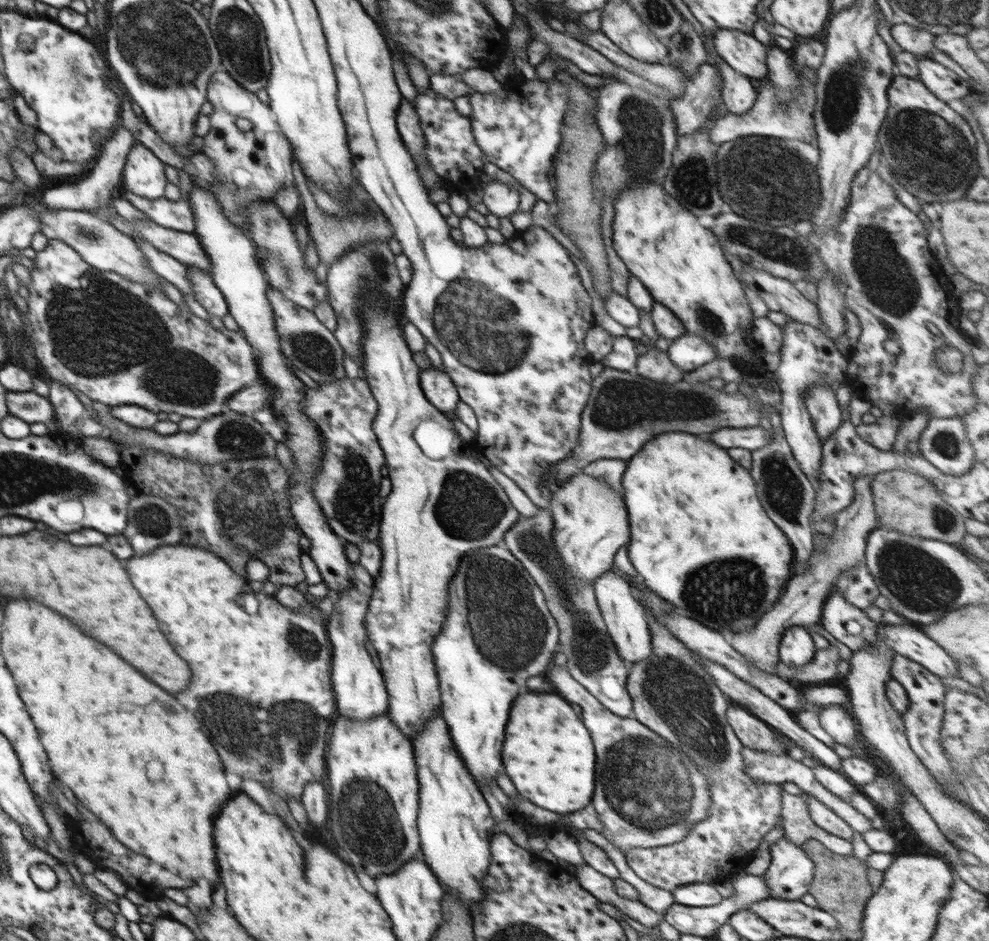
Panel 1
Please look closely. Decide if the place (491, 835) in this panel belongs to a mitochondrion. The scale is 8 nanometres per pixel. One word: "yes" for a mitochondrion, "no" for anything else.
no

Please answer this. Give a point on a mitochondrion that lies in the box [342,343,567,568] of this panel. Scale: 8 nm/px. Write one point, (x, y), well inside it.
(467, 507)

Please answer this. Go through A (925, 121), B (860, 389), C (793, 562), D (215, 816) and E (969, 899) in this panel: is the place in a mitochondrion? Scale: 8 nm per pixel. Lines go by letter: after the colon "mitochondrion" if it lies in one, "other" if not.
A: mitochondrion
B: other
C: other
D: other
E: other

